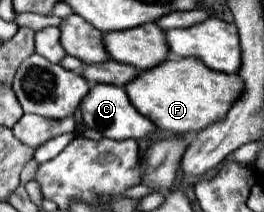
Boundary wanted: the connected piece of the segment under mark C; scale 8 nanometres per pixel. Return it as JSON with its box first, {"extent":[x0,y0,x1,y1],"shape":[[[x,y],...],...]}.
{"extent":[80,83,156,141],"shape":[[[104,83],[94,85],[88,91],[88,95],[84,97],[84,101],[80,103],[80,107],[82,107],[82,117],[84,117],[86,125],[90,129],[96,129],[98,133],[102,133],[108,139],[116,139],[116,141],[144,139],[156,131],[156,125],[148,117],[140,115],[136,111],[136,107],[130,103],[126,91],[122,87],[116,87],[116,85],[104,85]]]}

